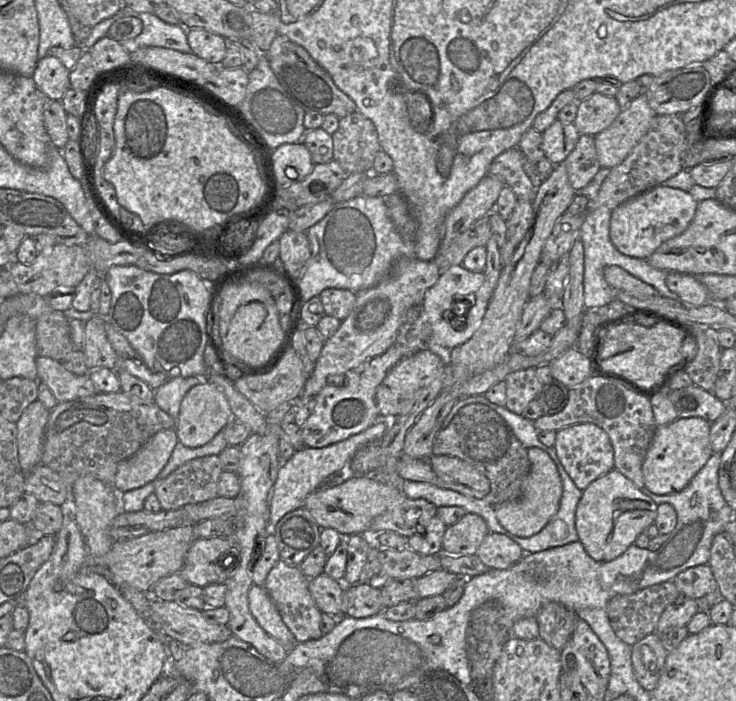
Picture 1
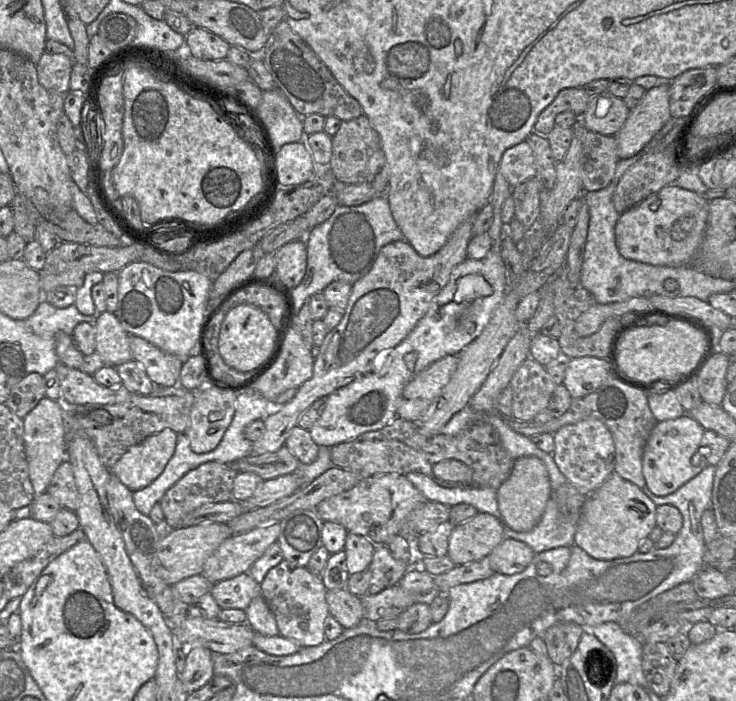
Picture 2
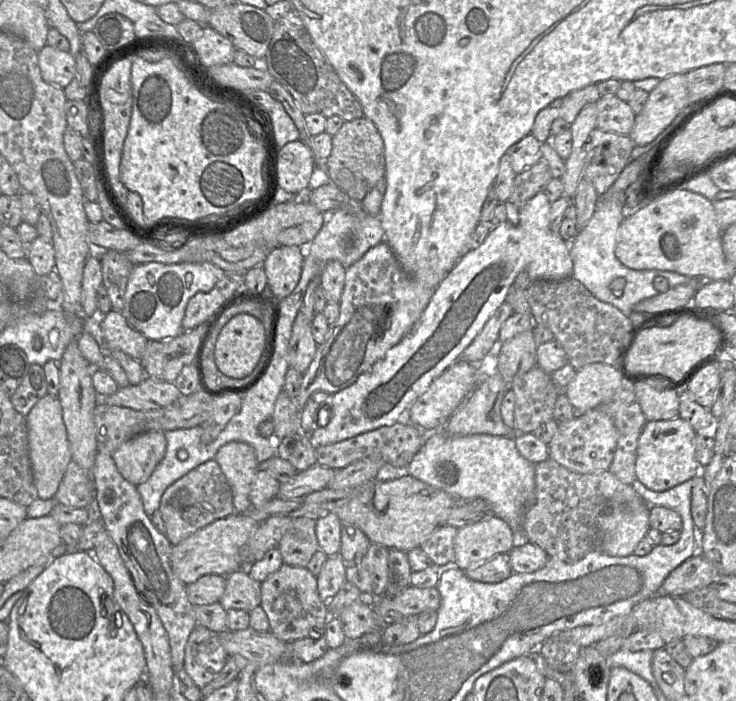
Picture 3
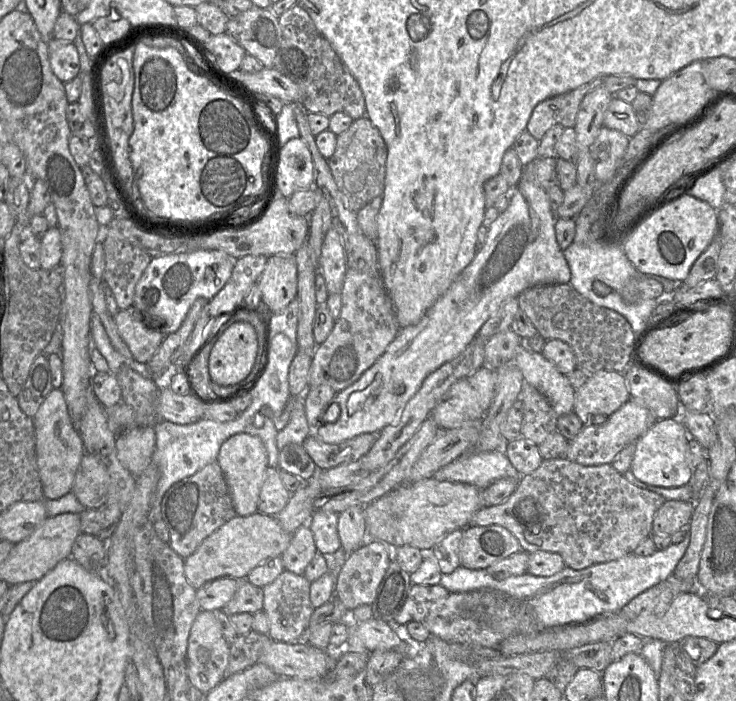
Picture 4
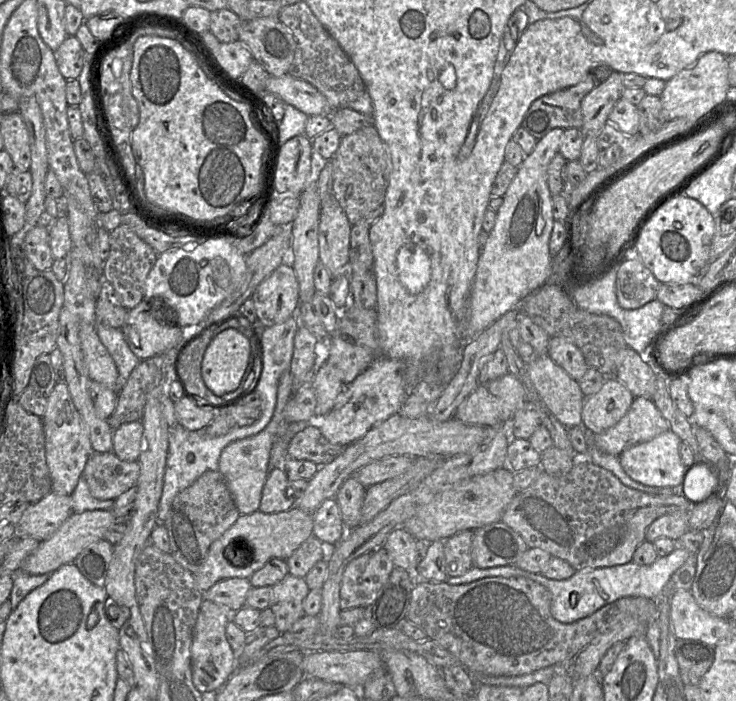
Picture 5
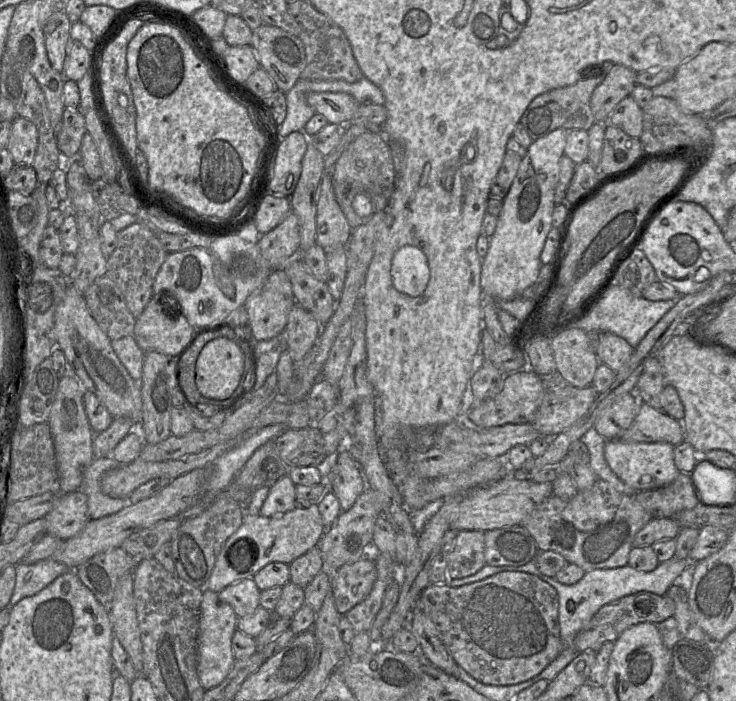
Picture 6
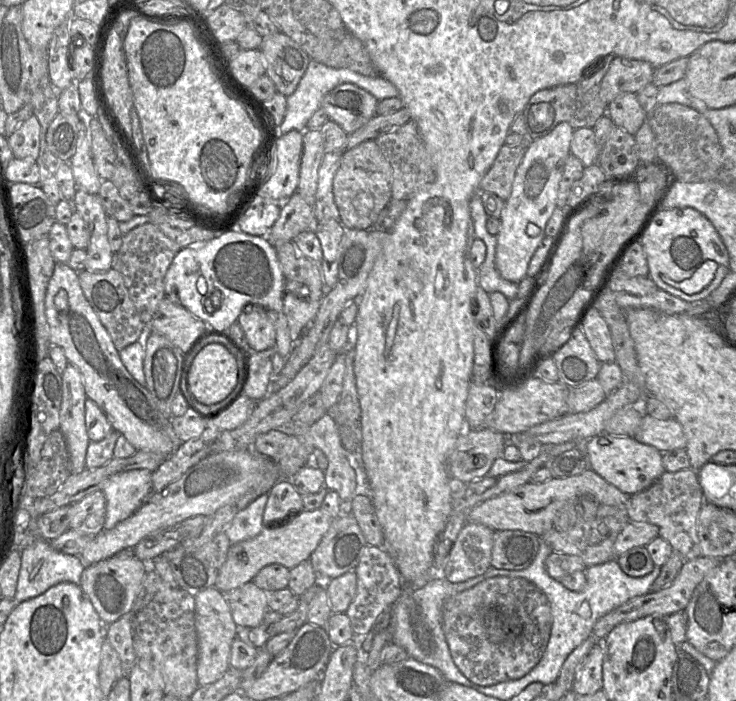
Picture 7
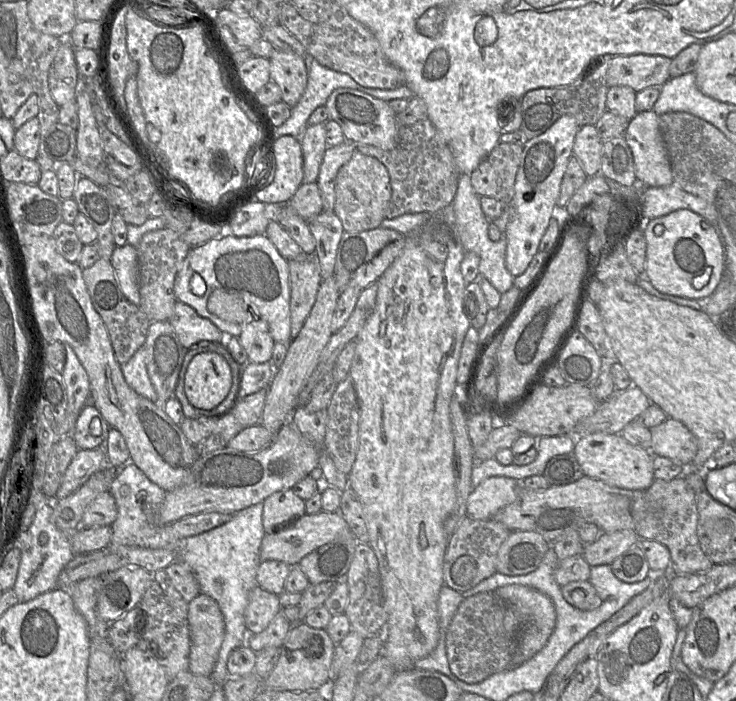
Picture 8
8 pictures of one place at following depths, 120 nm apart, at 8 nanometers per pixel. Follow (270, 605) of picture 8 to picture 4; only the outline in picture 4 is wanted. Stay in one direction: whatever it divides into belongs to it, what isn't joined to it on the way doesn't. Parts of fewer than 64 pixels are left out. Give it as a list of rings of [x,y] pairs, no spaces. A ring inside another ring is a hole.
[[[221,577],[204,584],[196,590],[197,600],[201,610],[222,610],[234,596],[238,580],[231,577]]]

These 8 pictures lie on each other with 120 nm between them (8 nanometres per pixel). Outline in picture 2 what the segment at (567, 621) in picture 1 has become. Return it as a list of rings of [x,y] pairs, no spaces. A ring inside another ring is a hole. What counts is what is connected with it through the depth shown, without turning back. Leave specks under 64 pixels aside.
[[[559,622],[543,633],[548,658],[558,668],[576,650],[584,628],[573,622]]]

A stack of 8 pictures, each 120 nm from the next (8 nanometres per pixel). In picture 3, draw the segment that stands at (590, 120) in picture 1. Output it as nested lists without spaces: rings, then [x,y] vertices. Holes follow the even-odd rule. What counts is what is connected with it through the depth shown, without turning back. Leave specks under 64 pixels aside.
[[[604,95],[596,101],[596,105],[598,110],[596,128],[629,135],[636,115],[628,102],[619,99],[616,95]]]

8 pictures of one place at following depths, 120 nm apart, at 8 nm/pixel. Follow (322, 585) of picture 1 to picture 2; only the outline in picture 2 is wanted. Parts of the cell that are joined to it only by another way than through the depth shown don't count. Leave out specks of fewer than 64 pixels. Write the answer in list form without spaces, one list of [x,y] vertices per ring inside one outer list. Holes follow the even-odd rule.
[[[346,588],[327,590],[326,601],[330,615],[344,629],[352,628],[364,620],[364,610],[360,597],[350,593]]]

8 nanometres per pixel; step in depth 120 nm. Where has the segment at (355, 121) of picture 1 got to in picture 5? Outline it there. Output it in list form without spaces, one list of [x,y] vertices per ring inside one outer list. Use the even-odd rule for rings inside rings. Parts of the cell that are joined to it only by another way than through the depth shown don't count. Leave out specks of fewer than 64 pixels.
[[[367,125],[342,136],[332,163],[333,194],[353,226],[384,205],[390,178],[390,155],[374,125]]]

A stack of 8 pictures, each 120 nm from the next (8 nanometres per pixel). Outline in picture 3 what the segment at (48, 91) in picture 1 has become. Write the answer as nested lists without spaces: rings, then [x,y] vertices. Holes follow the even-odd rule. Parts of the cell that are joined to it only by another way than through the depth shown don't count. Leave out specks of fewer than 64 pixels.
[[[46,44],[38,52],[38,63],[46,83],[64,89],[75,78],[76,62],[70,52]]]

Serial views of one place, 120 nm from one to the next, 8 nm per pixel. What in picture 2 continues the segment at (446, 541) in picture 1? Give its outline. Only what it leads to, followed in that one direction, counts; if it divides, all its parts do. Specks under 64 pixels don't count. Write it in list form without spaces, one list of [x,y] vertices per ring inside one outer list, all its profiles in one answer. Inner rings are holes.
[[[478,512],[473,518],[454,526],[448,542],[448,556],[456,565],[478,561],[490,554],[506,537],[504,524],[491,514]]]

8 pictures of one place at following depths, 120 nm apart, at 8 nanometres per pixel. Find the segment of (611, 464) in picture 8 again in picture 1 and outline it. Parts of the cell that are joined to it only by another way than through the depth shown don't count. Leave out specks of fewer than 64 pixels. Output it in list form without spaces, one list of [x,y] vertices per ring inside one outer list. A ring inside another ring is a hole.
[[[701,417],[678,418],[667,425],[657,426],[642,465],[645,488],[657,495],[682,491],[713,454],[710,443],[710,428],[711,423]]]

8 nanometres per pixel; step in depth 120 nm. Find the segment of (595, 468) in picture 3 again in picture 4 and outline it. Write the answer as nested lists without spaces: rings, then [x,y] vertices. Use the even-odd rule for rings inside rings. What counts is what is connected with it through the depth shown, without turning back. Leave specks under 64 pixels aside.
[[[630,398],[621,408],[600,425],[585,425],[572,440],[568,441],[566,458],[583,466],[611,464],[627,445],[637,442],[657,421],[654,414],[642,402]]]

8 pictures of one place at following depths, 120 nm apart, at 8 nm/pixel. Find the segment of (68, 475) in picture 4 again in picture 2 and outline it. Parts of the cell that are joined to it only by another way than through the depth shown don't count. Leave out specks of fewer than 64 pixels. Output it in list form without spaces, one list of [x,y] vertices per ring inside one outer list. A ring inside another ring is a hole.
[[[43,397],[23,418],[23,443],[28,474],[34,496],[46,493],[52,477],[61,463],[67,460],[66,433],[63,422],[63,402]]]

